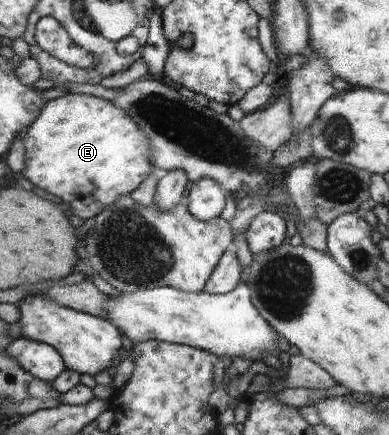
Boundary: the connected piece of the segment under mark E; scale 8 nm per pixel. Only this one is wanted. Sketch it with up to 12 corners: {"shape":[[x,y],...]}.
{"shape":[[48,100],[23,176],[88,226],[156,171],[113,102]]}

